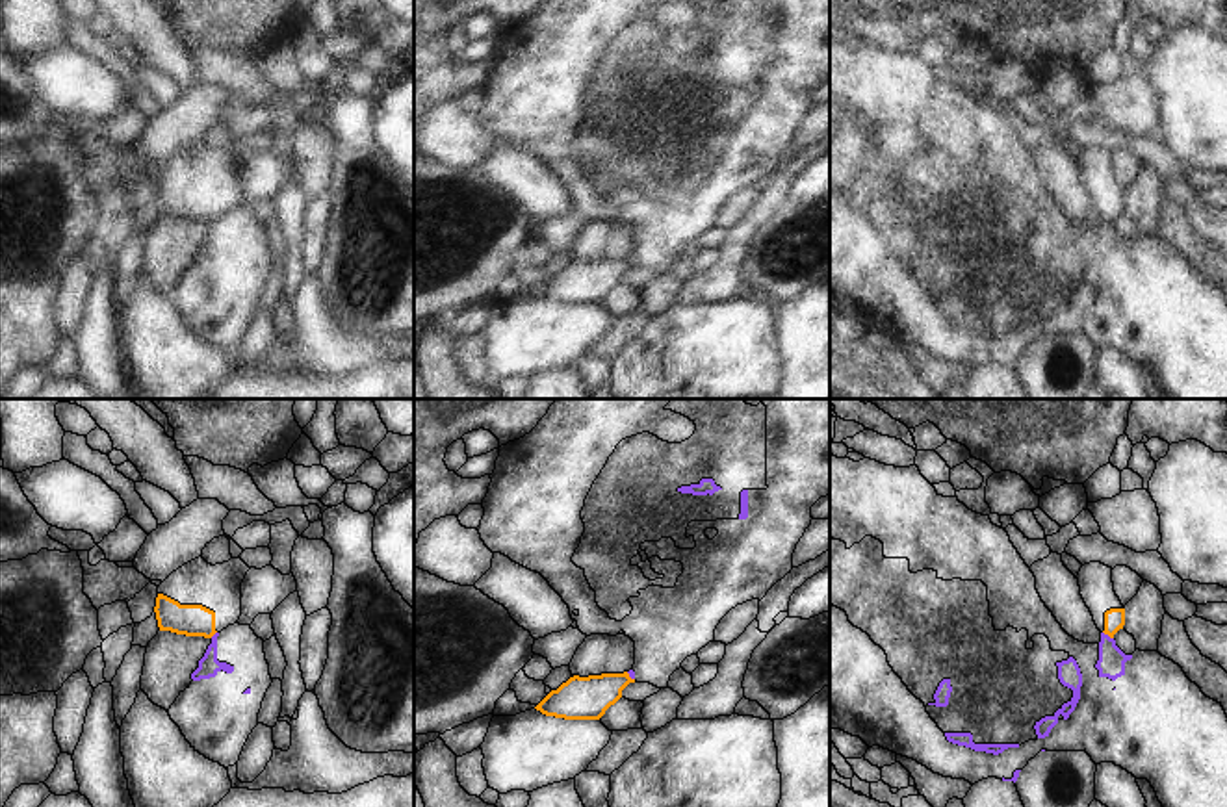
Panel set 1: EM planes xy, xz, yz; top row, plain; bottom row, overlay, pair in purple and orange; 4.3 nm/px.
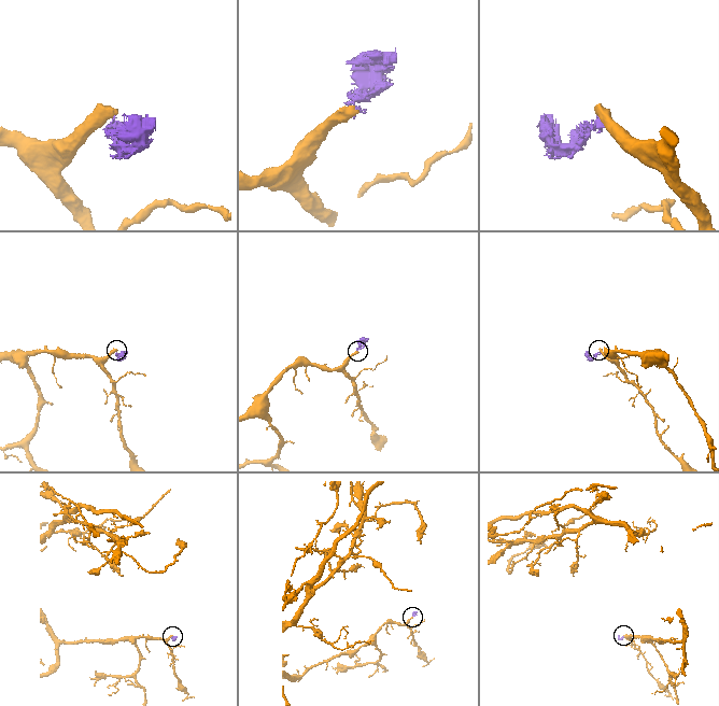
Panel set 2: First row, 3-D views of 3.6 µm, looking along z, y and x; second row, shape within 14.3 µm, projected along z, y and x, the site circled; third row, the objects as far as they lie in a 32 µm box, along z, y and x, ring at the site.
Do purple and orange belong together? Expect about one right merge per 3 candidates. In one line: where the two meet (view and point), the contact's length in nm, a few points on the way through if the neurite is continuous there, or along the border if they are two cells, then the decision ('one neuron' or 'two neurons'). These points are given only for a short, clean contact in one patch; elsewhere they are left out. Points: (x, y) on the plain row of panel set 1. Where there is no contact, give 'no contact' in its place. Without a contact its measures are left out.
yz (1107, 219) | 60 nm | along yz (1103, 216), (1112, 223) | two neurons

